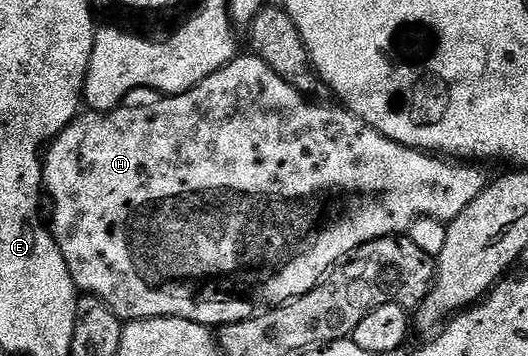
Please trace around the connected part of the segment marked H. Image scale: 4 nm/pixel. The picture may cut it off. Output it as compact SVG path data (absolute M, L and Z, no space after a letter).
M236 55L232 57L225 67L213 71L213 75L209 75L209 79L205 79L200 85L184 93L163 95L155 99L159 101L151 101L148 105L131 105L132 103L127 103L120 108L111 110L110 113L80 112L79 116L68 123L59 132L58 137L46 146L45 156L42 158L43 189L46 196L47 193L51 196L51 205L55 208L51 213L51 221L49 217L49 228L55 237L57 247L61 247L61 255L65 255L65 267L69 267L69 275L73 275L73 283L80 294L87 295L87 293L92 293L95 296L92 298L98 299L102 304L106 305L124 322L144 321L150 317L180 317L186 321L192 321L198 325L206 325L208 327L241 323L245 319L255 316L257 312L257 306L247 297L252 297L255 301L267 300L266 304L271 307L284 305L285 302L292 301L294 297L300 297L316 289L332 269L358 253L364 245L373 243L382 237L397 237L406 234L410 230L411 224L419 217L432 217L444 223L457 219L457 215L461 215L461 211L465 211L465 207L469 207L469 203L473 203L473 199L477 199L477 195L481 195L483 188L489 184L489 177L486 177L479 170L482 168L478 164L460 163L458 160L444 159L442 156L432 155L430 152L421 149L405 147L401 143L381 135L373 127L369 127L369 123L365 123L359 117L354 117L349 110L340 107L338 104L320 103L310 97L306 97L303 93L298 93L296 89L289 87L289 83L285 83L285 79L281 79L281 75L277 75L277 71L273 71L273 67L266 65L260 57L254 55L246 56Z

